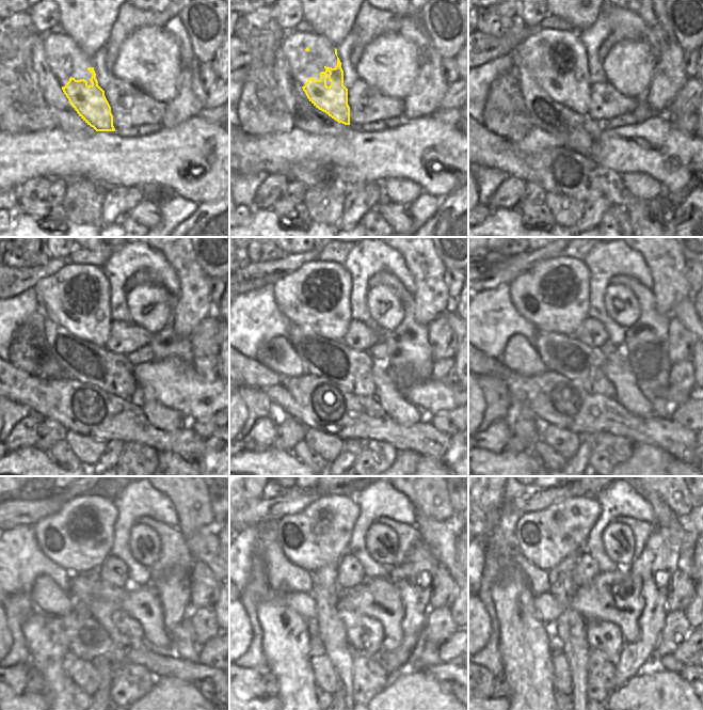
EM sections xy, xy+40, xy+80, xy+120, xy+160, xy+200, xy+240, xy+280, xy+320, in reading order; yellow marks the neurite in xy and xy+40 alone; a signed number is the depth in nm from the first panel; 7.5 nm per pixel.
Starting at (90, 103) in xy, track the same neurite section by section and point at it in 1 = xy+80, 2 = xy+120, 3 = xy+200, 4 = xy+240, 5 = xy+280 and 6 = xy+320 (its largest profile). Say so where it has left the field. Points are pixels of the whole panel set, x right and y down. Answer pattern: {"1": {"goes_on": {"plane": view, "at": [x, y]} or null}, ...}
{"1": {"goes_on": {"plane": "xy+80", "at": [571, 89]}}, "2": {"goes_on": {"plane": "xy+120", "at": [91, 321]}}, "3": {"goes_on": {"plane": "xy+200", "at": [565, 316]}}, "4": {"goes_on": {"plane": "xy+240", "at": [88, 553]}}, "5": {"goes_on": {"plane": "xy+280", "at": [290, 530]}}, "6": {"goes_on": {"plane": "xy+320", "at": [531, 527]}}}

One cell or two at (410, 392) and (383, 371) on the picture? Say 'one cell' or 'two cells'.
two cells

